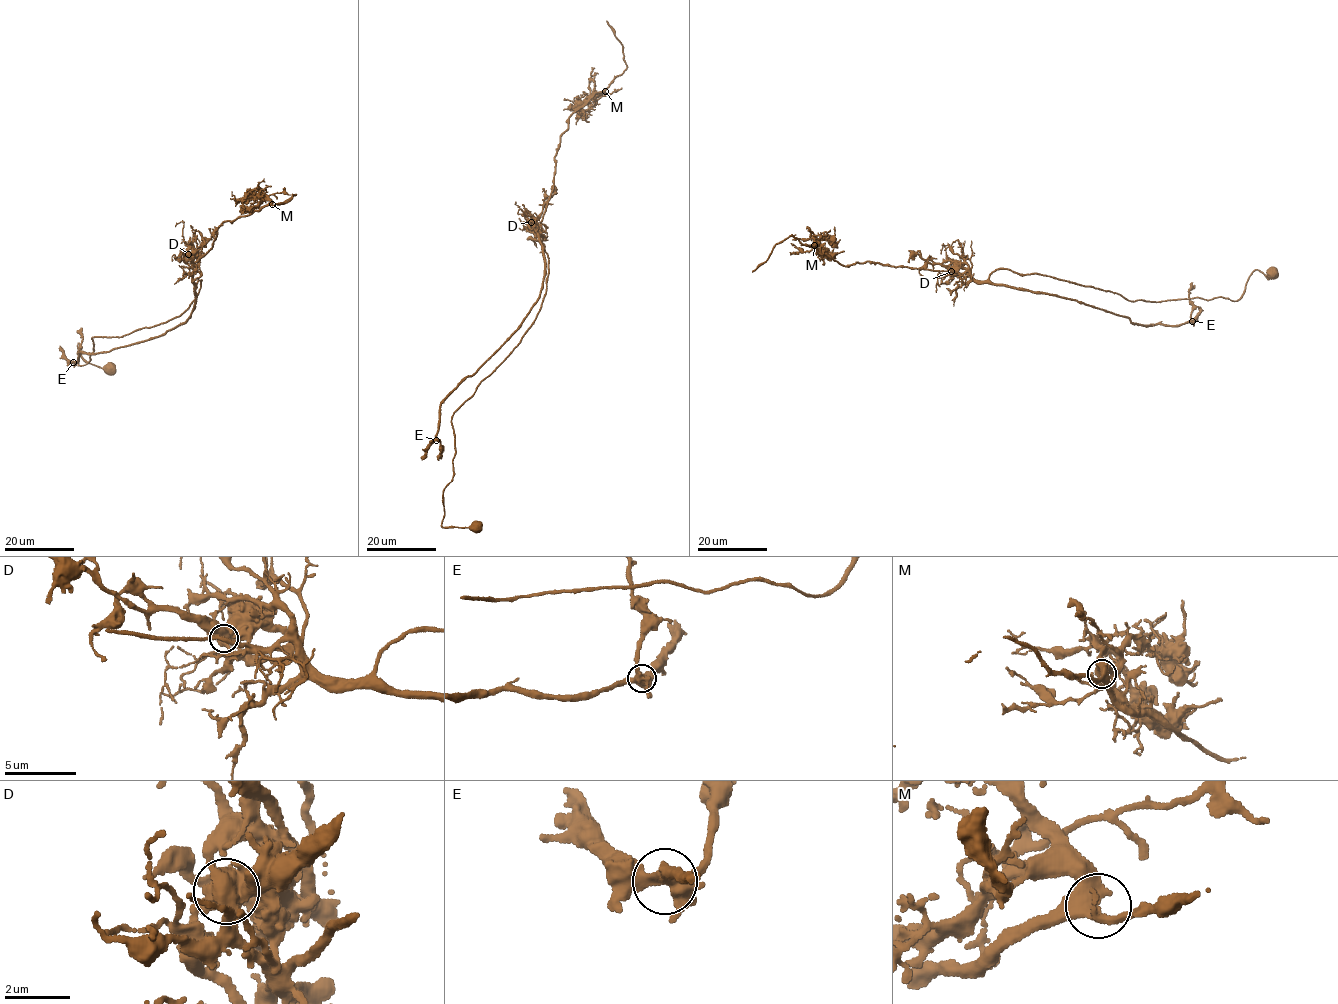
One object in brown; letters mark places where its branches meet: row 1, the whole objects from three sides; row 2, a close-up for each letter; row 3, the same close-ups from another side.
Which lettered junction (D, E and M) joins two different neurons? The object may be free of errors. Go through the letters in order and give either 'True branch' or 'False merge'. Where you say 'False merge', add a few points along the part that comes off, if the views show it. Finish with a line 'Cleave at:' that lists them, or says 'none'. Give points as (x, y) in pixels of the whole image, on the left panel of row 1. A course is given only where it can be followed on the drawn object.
D: False merge. Course of the part to remove: (188, 255), (194, 262), (211, 248), (221, 223), (232, 222), (296, 194), (289, 201), (276, 204)
E: True branch
M: True branch
Cleave at: D

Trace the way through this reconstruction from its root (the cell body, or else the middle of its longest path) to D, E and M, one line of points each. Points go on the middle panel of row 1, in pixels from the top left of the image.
D: (477, 527), (441, 524), (443, 490), (453, 475), (451, 419), (539, 310), (548, 256), (531, 222)
E: (477, 527), (441, 524), (451, 419), (533, 322), (544, 248), (540, 297), (441, 404), (436, 440)
M: (477, 527), (441, 524), (451, 419), (539, 310), (539, 223), (560, 137), (605, 91)

